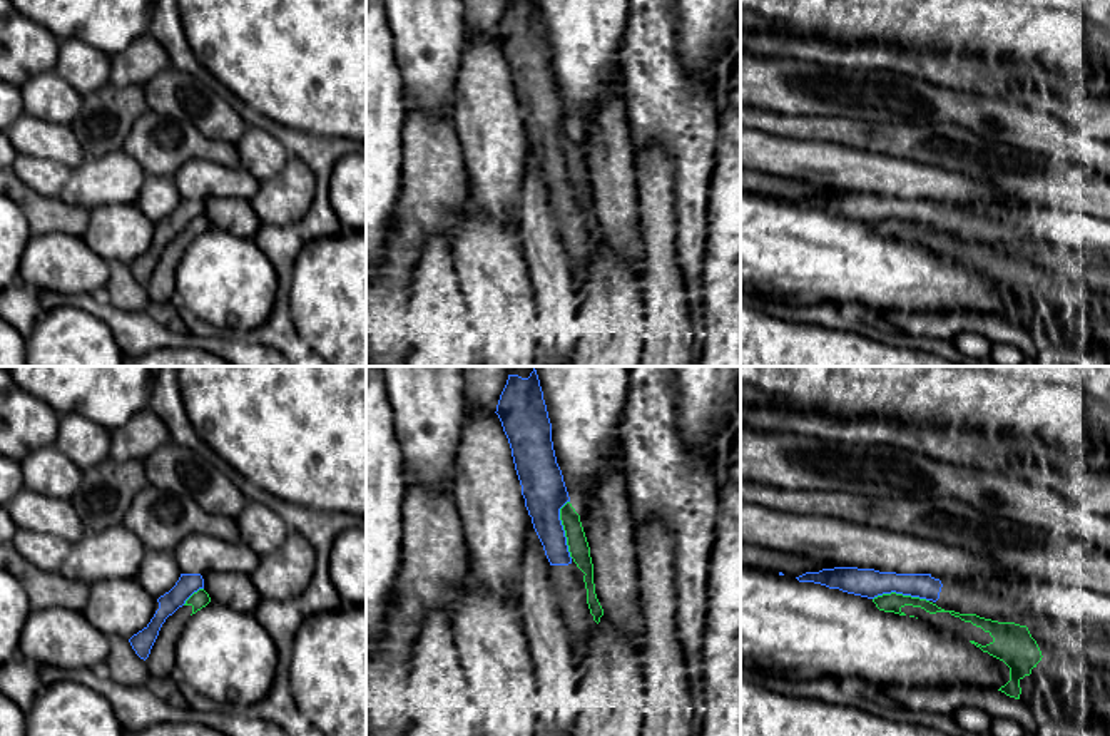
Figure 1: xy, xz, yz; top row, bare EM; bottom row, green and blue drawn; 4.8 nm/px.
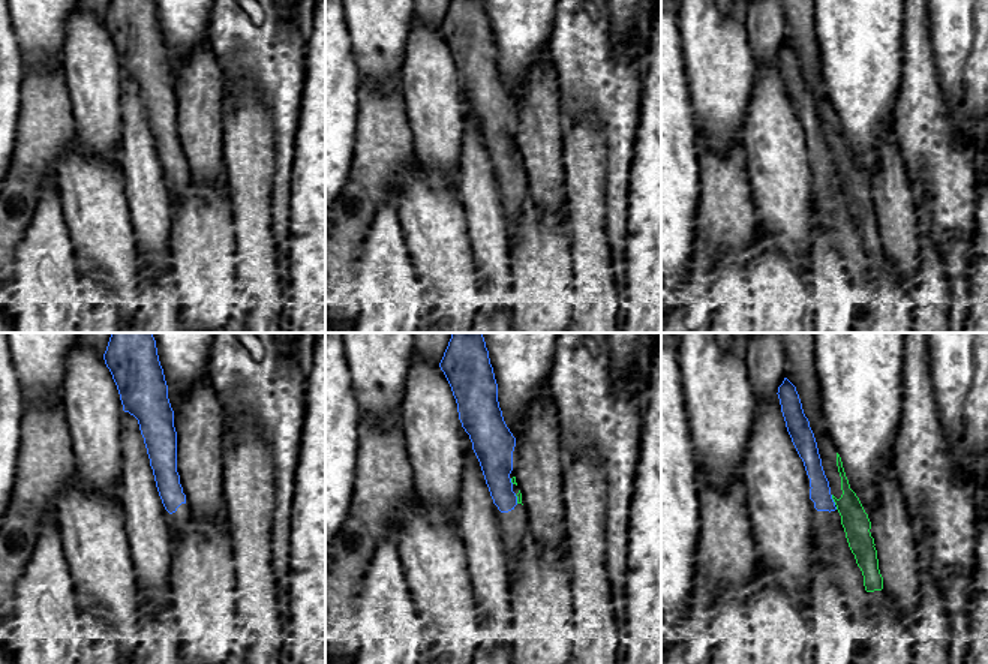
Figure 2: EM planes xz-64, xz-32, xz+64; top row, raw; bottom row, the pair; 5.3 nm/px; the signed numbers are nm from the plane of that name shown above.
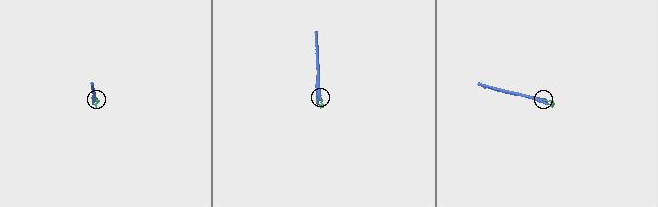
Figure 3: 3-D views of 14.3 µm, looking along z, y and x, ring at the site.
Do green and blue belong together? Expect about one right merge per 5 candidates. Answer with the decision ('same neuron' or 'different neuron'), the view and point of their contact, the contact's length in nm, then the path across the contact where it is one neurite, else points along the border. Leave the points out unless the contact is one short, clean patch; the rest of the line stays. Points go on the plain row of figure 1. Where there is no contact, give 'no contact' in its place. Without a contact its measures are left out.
different neuron; contact xz (564, 154); length 280 nm; border xz (567, 126), (560, 134), (560, 149), (567, 176), (572, 183)

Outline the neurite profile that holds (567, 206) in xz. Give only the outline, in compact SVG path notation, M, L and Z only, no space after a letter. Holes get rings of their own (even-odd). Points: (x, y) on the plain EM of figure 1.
M508 0L496 37L508 64L525 132L550 187L558 234L572 269L582 283L590 261L590 234L583 197L570 182L560 134L570 127L557 89L552 49L538 0Z

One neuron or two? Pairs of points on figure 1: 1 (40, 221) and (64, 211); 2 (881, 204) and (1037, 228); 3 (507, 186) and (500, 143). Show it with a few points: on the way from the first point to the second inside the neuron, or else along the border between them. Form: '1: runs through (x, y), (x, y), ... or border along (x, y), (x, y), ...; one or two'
1: runs through (45, 216), (59, 214); one
2: border along (970, 209), (1002, 219), (1030, 238); two
3: runs through (500, 176), (500, 153); one

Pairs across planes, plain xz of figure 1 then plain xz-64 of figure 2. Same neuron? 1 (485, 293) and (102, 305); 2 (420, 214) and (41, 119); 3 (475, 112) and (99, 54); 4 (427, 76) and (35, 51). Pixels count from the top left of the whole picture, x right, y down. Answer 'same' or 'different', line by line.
1: different
2: same
3: same
4: same

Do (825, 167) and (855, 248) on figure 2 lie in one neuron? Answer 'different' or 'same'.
same

